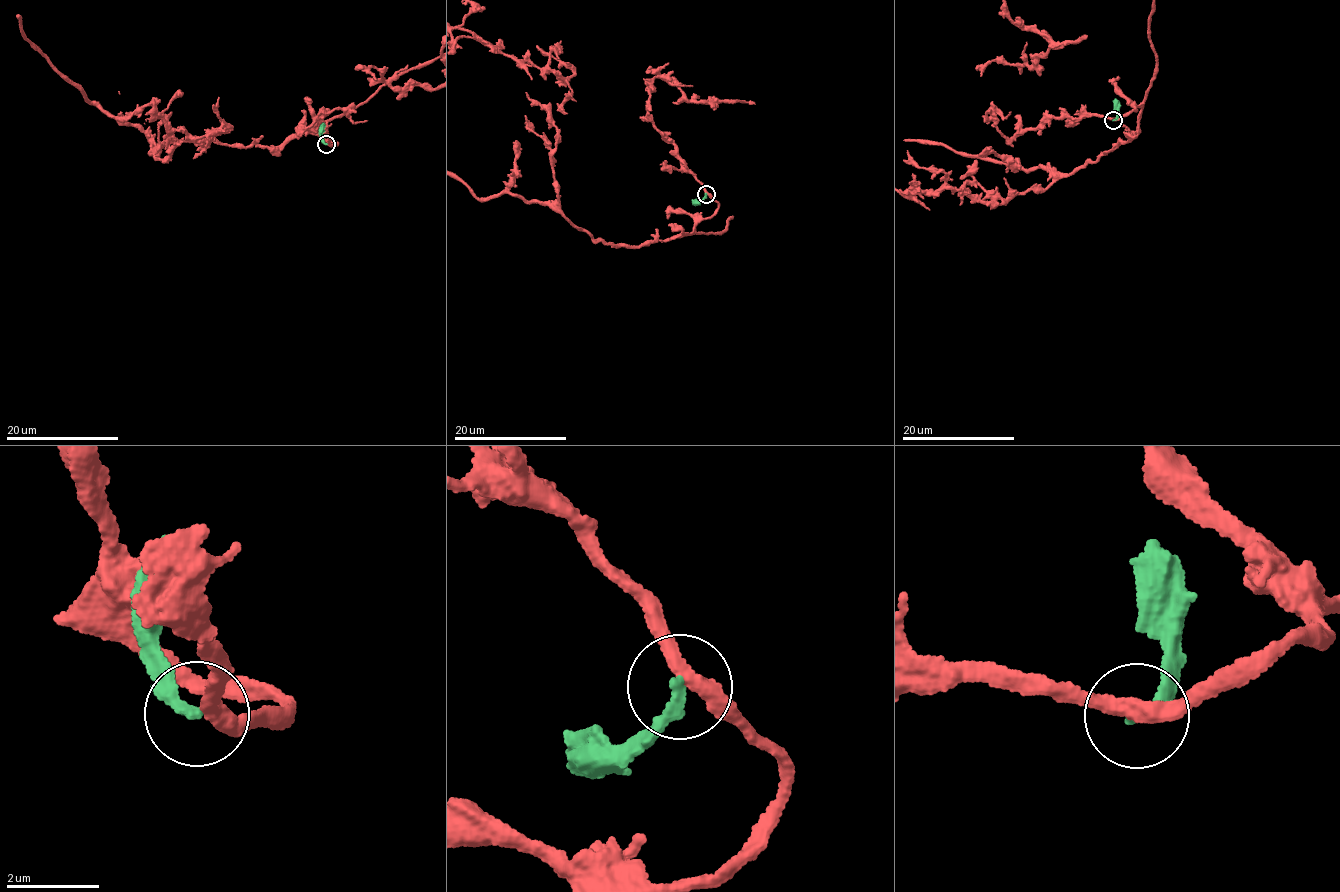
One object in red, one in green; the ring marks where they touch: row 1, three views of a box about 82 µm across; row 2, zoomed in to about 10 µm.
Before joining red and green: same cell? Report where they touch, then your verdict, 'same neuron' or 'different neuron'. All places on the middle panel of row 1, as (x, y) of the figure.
place (706, 194); different neuron

